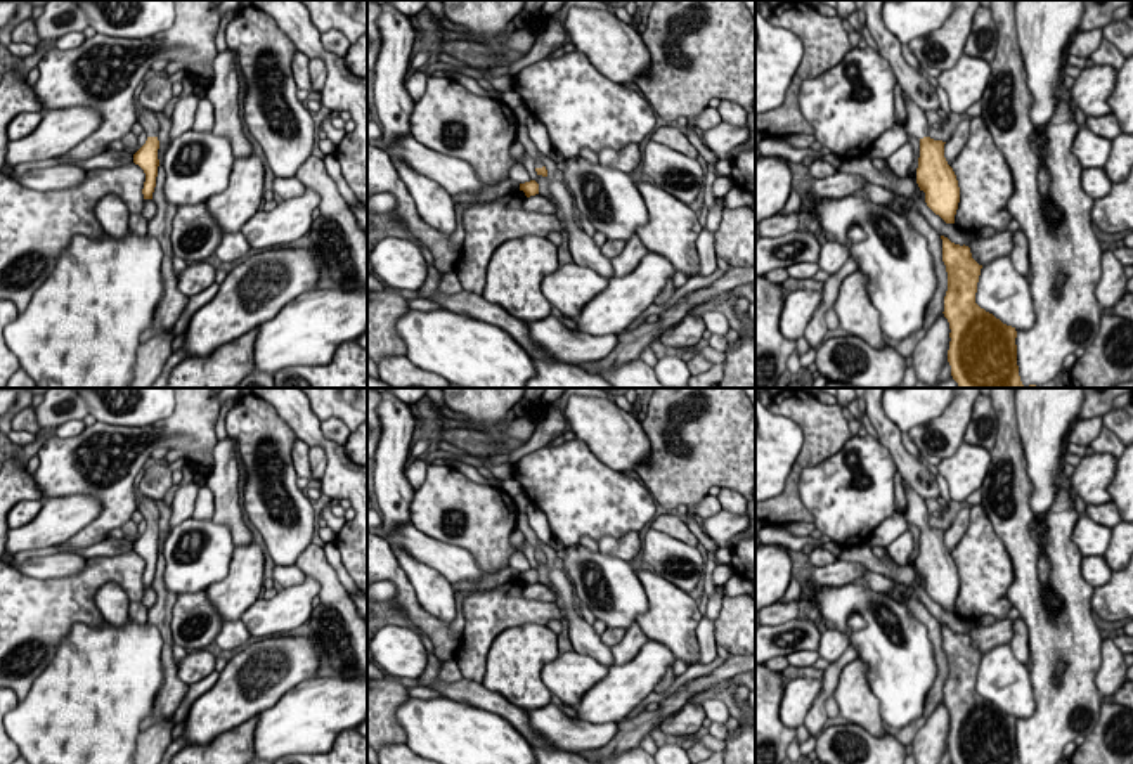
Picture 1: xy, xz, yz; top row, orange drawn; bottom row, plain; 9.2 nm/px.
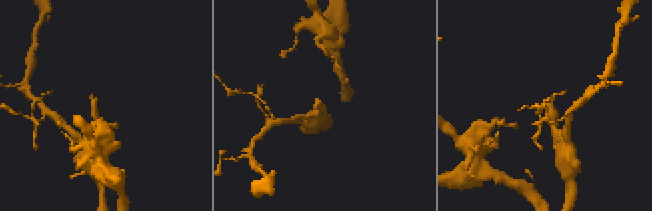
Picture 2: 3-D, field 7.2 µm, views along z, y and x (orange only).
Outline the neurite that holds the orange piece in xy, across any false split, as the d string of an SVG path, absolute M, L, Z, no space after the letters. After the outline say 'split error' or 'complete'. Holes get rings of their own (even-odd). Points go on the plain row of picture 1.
M142 495L137 501L137 511L142 513L147 528L146 532L133 542L133 551L139 553L144 561L146 561L146 570L144 570L144 587L152 587L152 580L156 575L156 565L158 565L158 537L159 537L159 509L154 499Z; split error

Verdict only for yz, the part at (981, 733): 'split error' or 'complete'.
complete

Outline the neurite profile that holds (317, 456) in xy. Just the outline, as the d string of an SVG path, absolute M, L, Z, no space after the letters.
M320 445L310 447L310 466L314 478L320 480L327 466L327 457Z

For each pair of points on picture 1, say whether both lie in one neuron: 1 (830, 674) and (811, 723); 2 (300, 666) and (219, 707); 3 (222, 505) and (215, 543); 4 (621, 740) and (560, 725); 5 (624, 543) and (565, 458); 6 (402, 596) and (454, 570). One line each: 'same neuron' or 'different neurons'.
1: same neuron
2: same neuron
3: different neurons
4: different neurons
5: different neurons
6: different neurons

